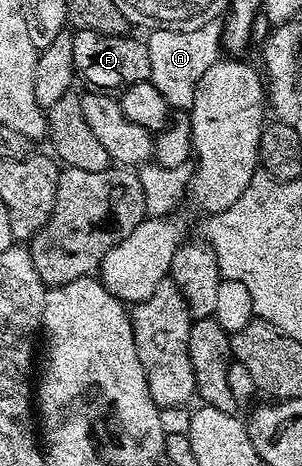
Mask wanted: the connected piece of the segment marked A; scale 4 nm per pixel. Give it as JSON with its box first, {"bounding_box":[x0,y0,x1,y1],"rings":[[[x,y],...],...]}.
{"bounding_box":[146,22,221,109],"rings":[[[218,22],[205,25],[192,31],[157,31],[152,30],[146,36],[147,52],[149,53],[150,83],[167,98],[172,108],[190,109],[195,100],[197,85],[205,71],[216,66],[221,56],[221,27]]]}

